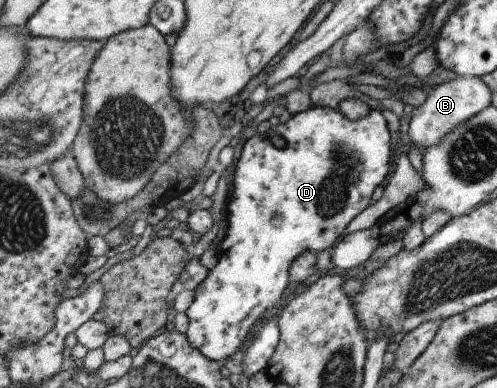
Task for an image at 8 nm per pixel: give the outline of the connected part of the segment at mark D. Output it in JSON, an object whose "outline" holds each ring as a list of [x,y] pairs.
{"outline":[[[310,106],[309,109],[305,109],[305,111],[291,115],[285,123],[277,124],[274,122],[270,130],[273,131],[273,133],[277,133],[277,135],[285,141],[285,147],[278,149],[277,147],[269,145],[265,134],[254,134],[244,141],[244,147],[241,147],[239,159],[235,161],[233,189],[231,189],[231,192],[227,193],[225,197],[227,227],[225,227],[225,236],[221,239],[219,248],[216,248],[214,251],[217,264],[213,269],[208,271],[205,279],[194,288],[195,297],[193,297],[191,305],[187,307],[187,311],[184,312],[188,320],[187,331],[185,331],[184,334],[186,341],[191,345],[191,348],[199,351],[199,353],[203,353],[207,359],[211,359],[211,361],[215,362],[225,361],[227,357],[231,357],[233,354],[238,355],[239,352],[237,348],[241,343],[247,341],[247,336],[251,333],[253,323],[257,323],[259,318],[262,318],[261,315],[263,315],[267,309],[271,309],[271,307],[281,299],[281,295],[287,292],[287,289],[290,287],[287,269],[289,269],[289,263],[291,263],[297,255],[301,255],[301,253],[305,253],[305,251],[315,254],[323,249],[329,251],[333,243],[336,243],[343,237],[343,231],[345,231],[347,224],[353,217],[369,206],[371,195],[373,191],[375,191],[375,188],[385,179],[391,161],[389,160],[389,130],[387,129],[387,123],[383,115],[381,115],[377,109],[369,109],[369,113],[367,113],[365,117],[359,117],[359,119],[355,119],[355,121],[349,121],[349,119],[345,119],[345,117],[339,113],[339,109]]]}

